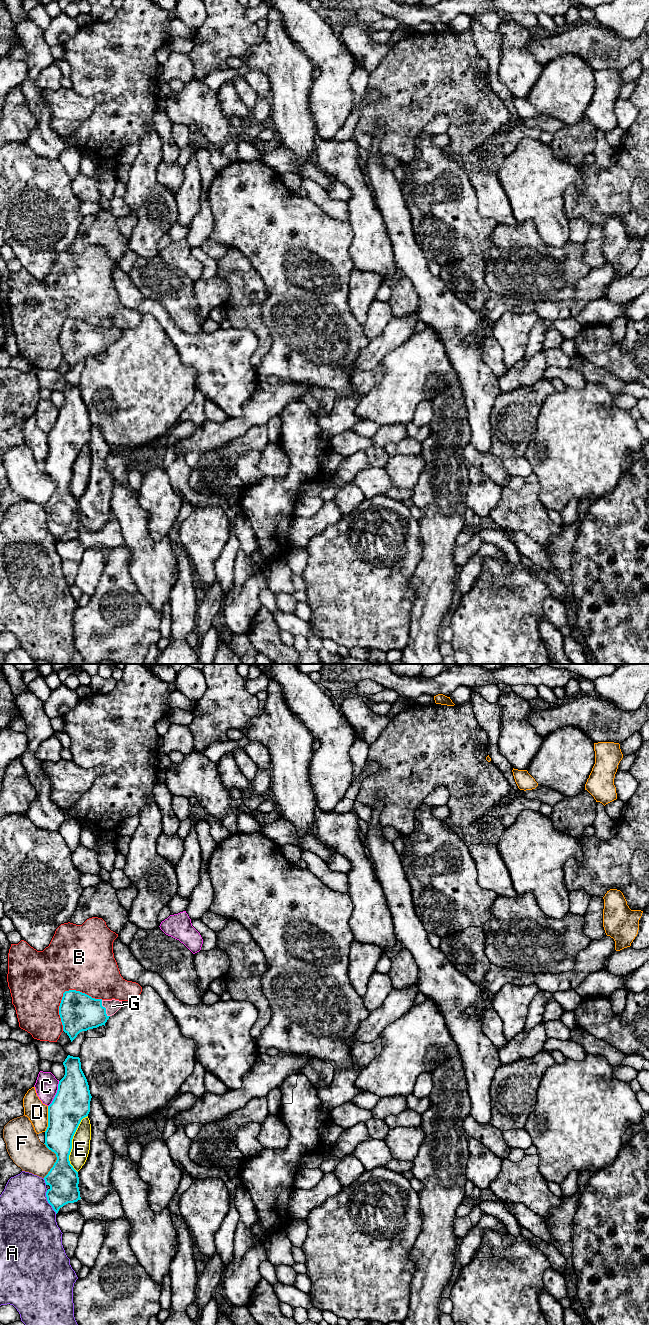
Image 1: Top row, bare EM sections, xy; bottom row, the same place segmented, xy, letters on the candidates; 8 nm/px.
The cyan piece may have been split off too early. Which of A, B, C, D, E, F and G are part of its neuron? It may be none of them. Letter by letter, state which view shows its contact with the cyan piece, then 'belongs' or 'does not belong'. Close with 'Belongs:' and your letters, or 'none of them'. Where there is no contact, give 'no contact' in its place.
A: xy | does not belong
B: xy | does not belong
C: xy | does not belong
D: xy | does not belong
E: xy | does not belong
F: xy | does not belong
G: xy | belongs
Belongs: G

